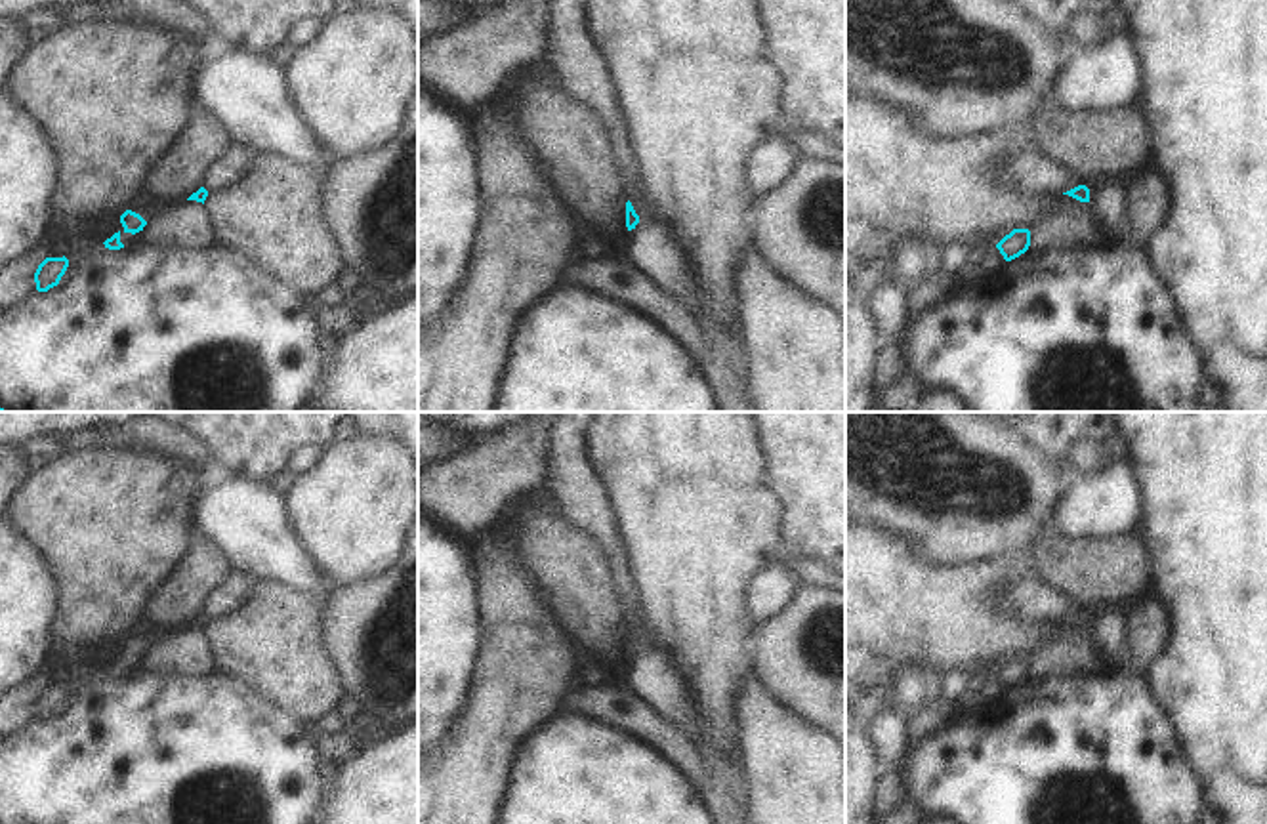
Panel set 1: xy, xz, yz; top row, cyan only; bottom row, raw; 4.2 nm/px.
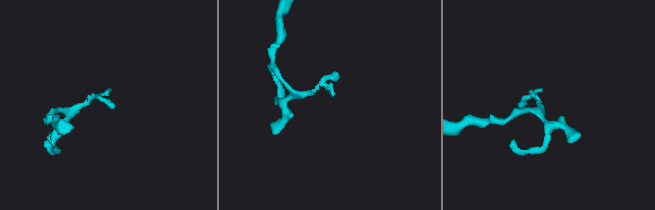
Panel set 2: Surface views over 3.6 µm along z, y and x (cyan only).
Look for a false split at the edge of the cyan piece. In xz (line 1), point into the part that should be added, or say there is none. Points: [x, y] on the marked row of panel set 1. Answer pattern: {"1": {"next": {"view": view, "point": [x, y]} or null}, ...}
{"1": {"next": null}}

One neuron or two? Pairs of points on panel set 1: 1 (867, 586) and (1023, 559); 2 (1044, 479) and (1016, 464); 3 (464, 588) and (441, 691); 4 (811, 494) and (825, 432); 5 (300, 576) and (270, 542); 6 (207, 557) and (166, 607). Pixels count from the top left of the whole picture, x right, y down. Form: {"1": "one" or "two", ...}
{"1": "one", "2": "one", "3": "one", "4": "one", "5": "one", "6": "one"}

